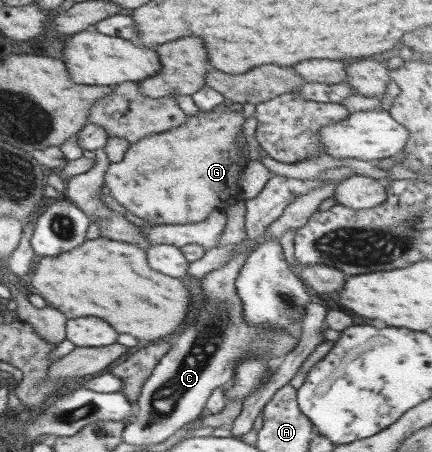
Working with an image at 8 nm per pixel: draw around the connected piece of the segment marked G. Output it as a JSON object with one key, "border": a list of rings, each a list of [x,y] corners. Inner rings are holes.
{"border":[[[226,106],[217,111],[213,108],[186,115],[182,125],[129,144],[120,161],[108,164],[102,190],[133,216],[155,225],[185,225],[205,221],[210,212],[222,210],[239,194],[238,178],[248,164],[240,153],[240,146],[244,145],[245,140],[242,136],[244,121],[242,112],[230,111]]]}

